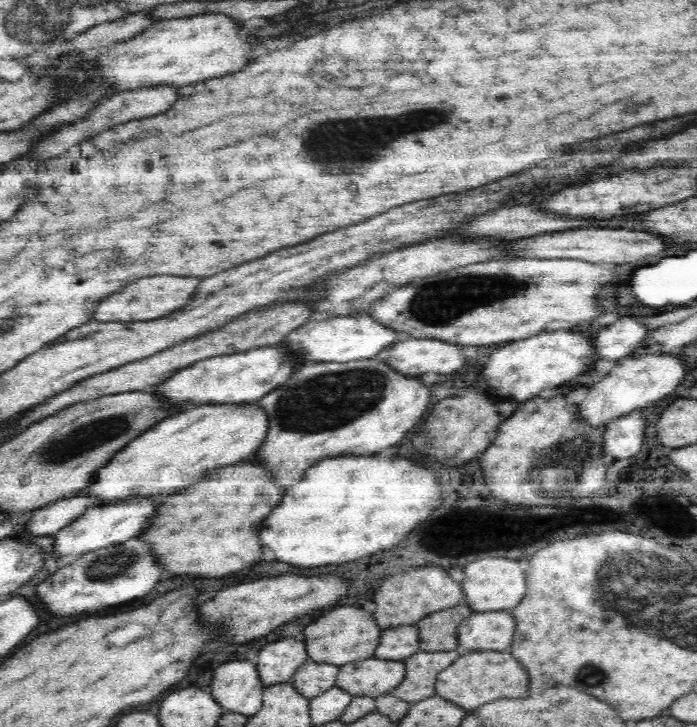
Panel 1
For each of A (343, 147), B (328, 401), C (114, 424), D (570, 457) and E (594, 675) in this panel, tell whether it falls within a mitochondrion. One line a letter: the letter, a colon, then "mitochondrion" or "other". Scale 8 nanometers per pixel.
A: mitochondrion
B: mitochondrion
C: mitochondrion
D: mitochondrion
E: mitochondrion

